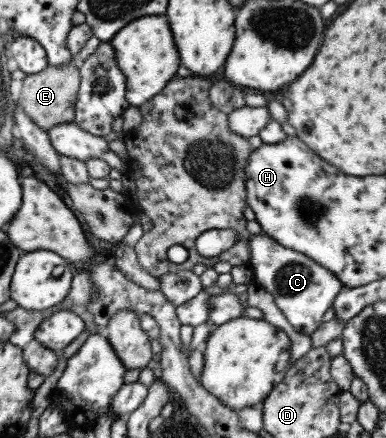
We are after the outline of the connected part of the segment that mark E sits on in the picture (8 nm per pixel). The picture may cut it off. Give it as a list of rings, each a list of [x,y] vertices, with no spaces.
[[[72,60],[68,64],[55,67],[48,65],[40,72],[26,75],[22,80],[19,97],[16,101],[26,116],[38,128],[47,130],[55,124],[72,123],[74,118],[75,100],[79,87],[79,61]]]

